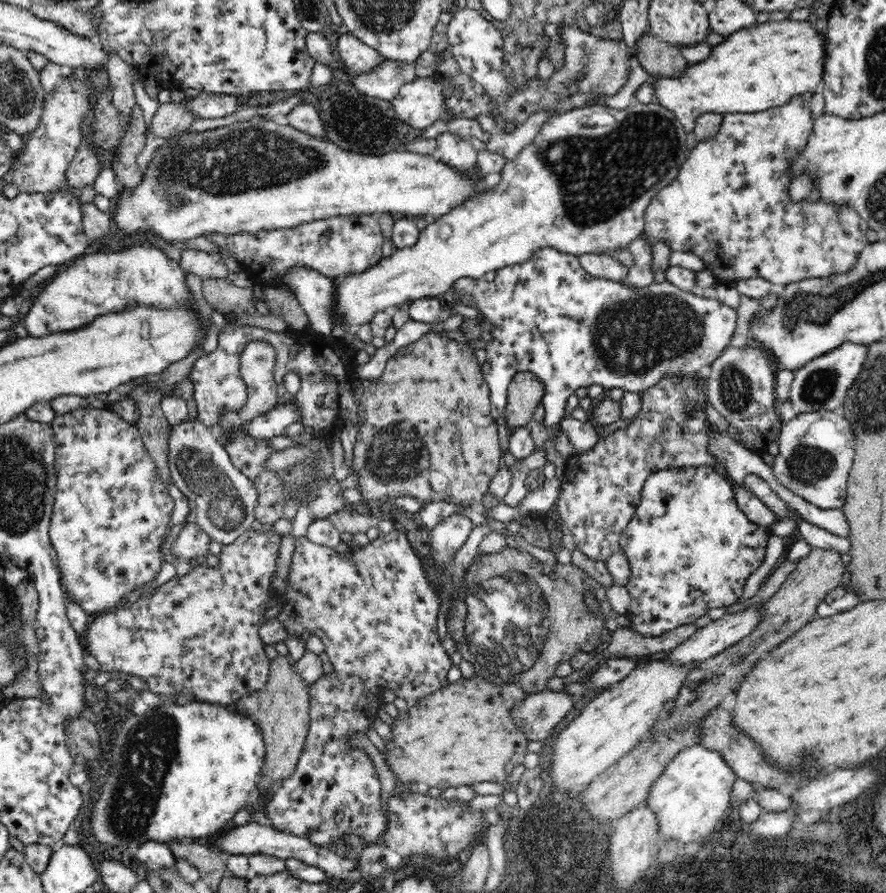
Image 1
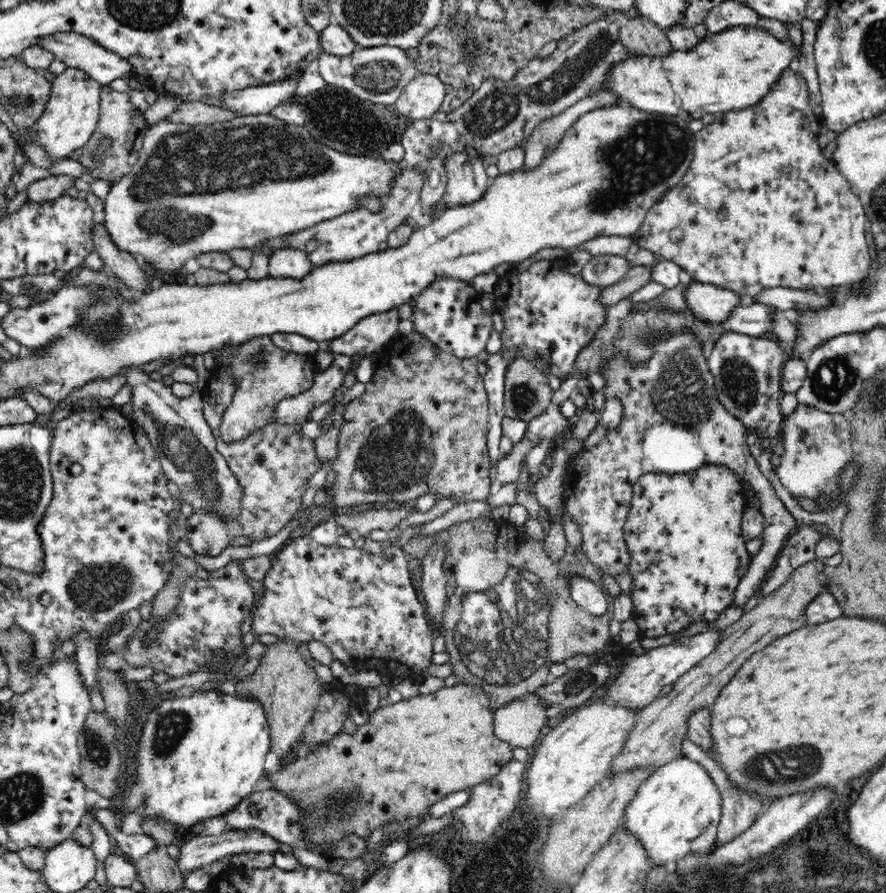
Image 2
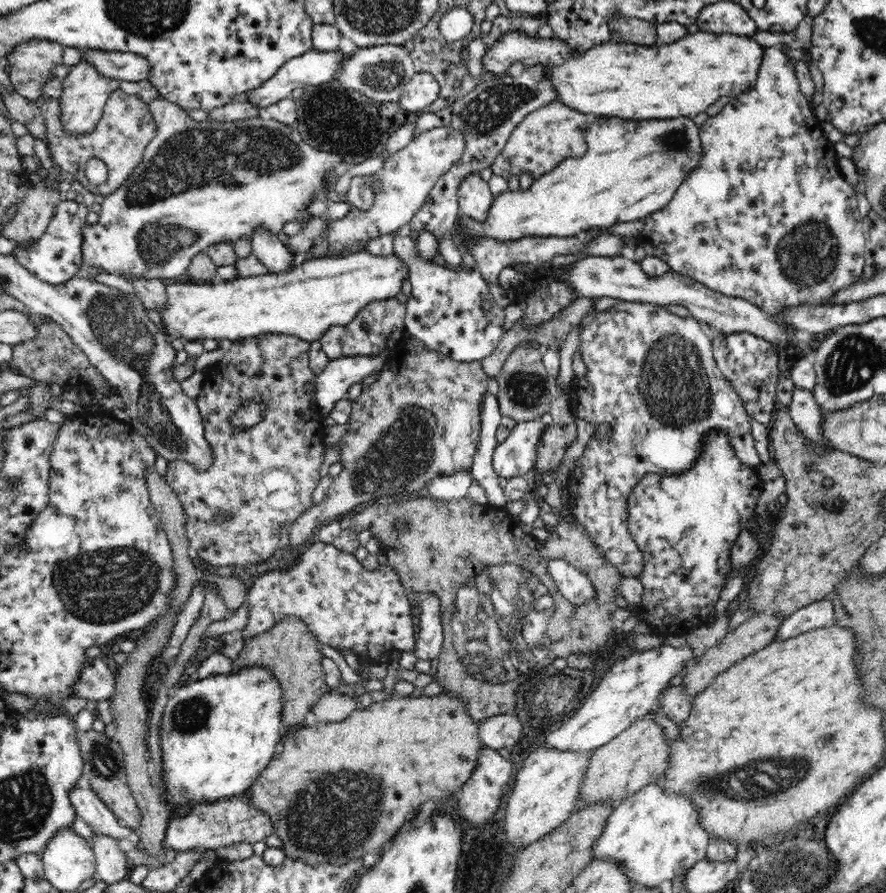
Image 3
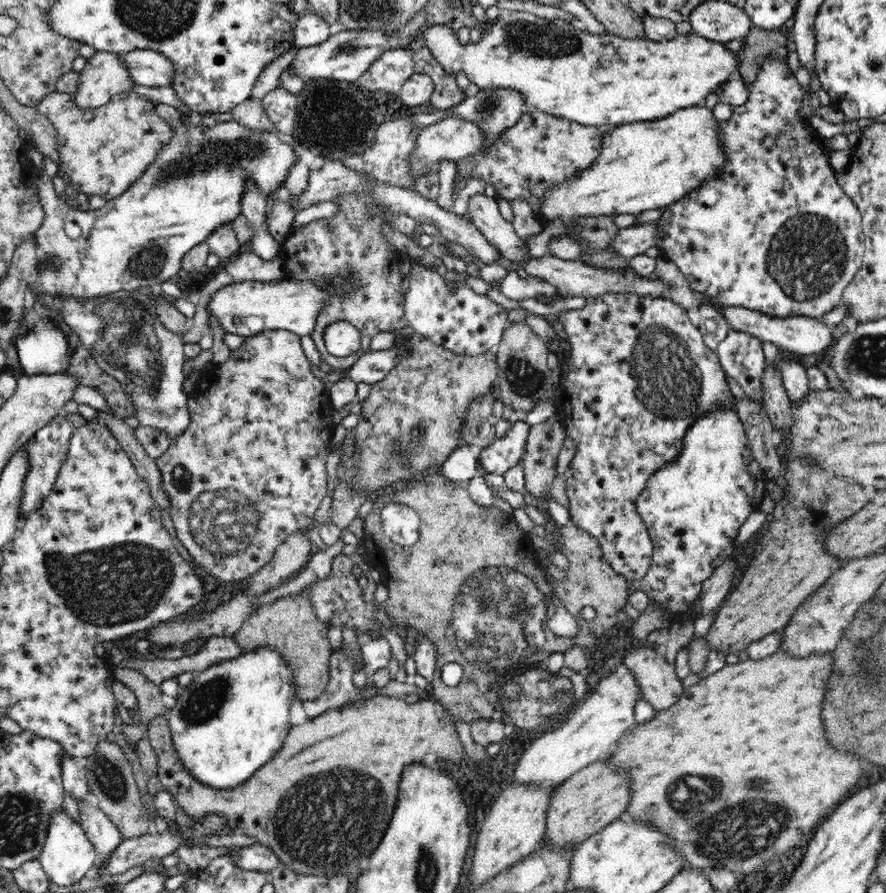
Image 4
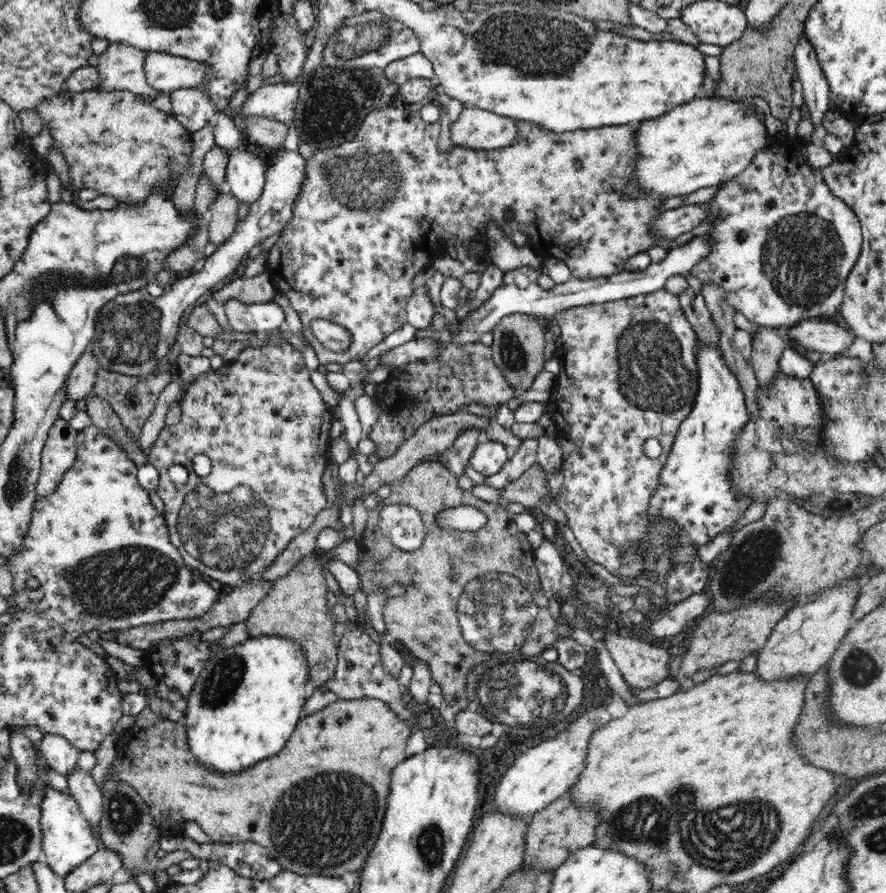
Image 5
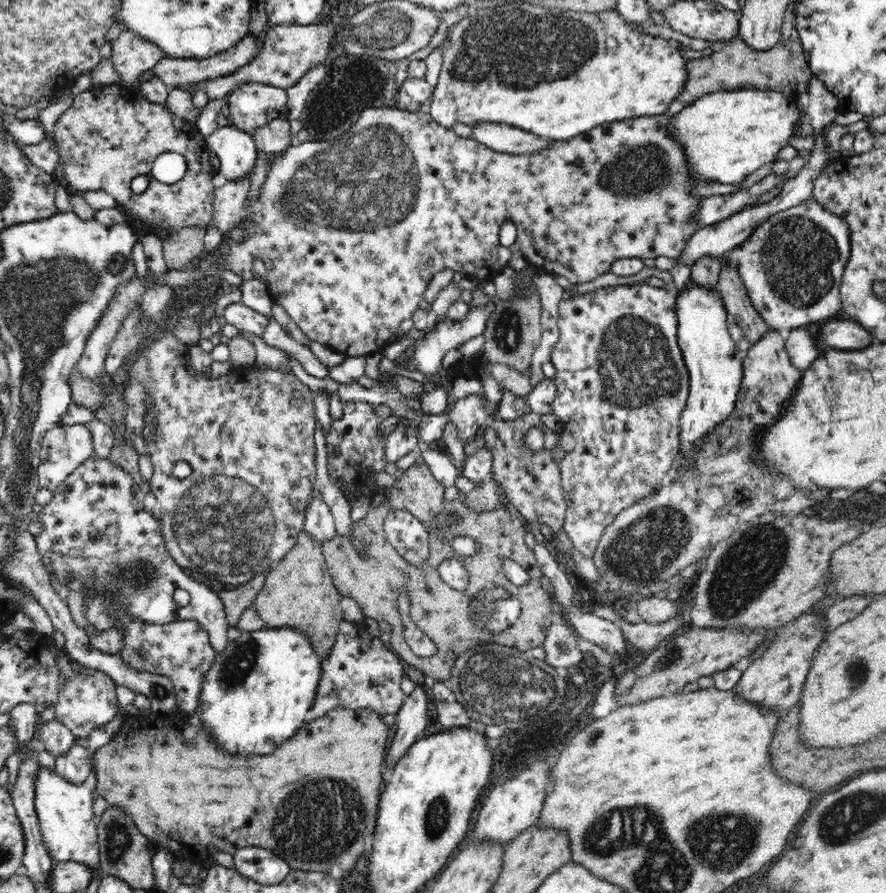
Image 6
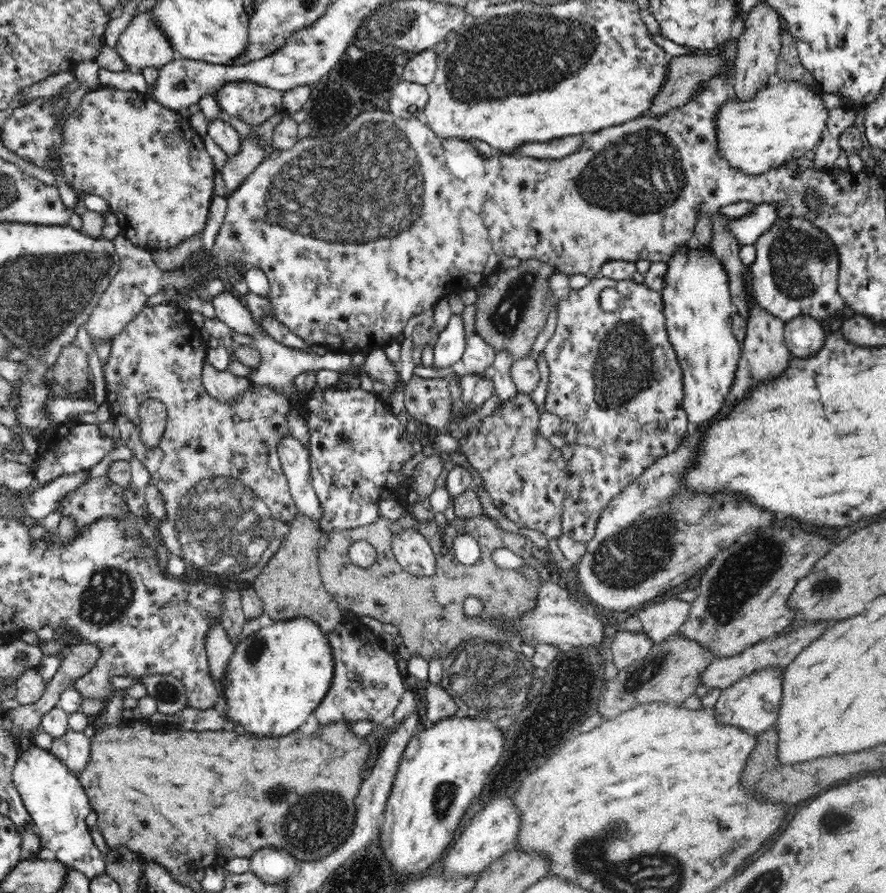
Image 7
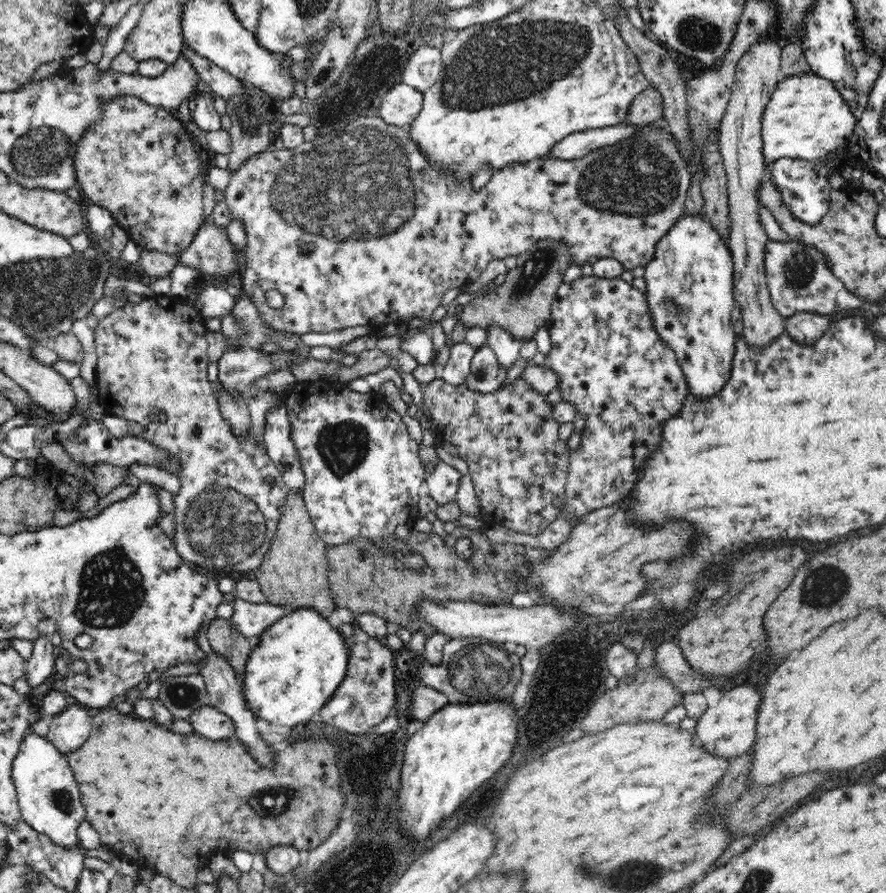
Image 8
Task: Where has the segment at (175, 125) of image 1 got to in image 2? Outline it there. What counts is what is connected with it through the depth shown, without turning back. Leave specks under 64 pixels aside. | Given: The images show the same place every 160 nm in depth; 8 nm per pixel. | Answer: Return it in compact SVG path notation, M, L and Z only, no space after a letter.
M183 102L180 107L176 109L169 116L172 122L179 122L180 124L216 124L222 121L227 121L238 116L238 112L232 112L226 108L221 107L216 102Z

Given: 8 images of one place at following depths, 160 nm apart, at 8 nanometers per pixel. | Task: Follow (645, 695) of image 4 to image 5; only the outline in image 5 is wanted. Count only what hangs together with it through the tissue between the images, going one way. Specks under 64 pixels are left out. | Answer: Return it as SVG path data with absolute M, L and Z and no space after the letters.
M606 631L602 643L630 687L646 690L668 676L667 648L654 648L642 641L640 635L626 638L613 631Z

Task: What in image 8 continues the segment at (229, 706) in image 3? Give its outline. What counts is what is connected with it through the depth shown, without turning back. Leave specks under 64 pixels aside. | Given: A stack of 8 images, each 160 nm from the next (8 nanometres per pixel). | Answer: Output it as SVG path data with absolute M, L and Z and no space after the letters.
M295 607L271 624L258 638L260 642L249 656L243 678L243 693L253 715L287 728L302 726L316 719L319 710L336 692L348 670L350 649L339 629L332 627L316 609Z

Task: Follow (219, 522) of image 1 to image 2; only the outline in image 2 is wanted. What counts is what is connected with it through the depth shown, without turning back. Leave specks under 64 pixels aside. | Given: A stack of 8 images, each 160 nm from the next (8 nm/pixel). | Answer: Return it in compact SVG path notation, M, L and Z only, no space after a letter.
M124 366L120 368L120 374L124 377L124 385L129 386L130 401L133 406L131 418L135 424L144 429L154 450L159 454L163 473L178 486L181 497L192 507L216 508L218 513L235 518L237 511L241 510L238 496L242 489L236 483L226 459L218 452L212 429L204 418L204 405L200 391L186 398L178 398L174 396L170 385L166 385L162 380L152 379L150 372L144 371L142 366Z

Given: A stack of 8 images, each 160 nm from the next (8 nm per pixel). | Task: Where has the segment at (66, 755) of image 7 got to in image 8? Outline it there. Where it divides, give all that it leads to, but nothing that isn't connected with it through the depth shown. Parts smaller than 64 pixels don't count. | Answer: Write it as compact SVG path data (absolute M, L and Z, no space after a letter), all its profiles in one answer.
M70 699L62 712L50 716L51 723L46 738L63 753L80 748L93 729L94 712Z

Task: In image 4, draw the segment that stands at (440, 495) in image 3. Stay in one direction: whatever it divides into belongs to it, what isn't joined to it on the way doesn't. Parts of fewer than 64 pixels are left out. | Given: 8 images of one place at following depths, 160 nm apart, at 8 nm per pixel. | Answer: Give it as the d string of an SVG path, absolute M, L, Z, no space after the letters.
M467 444L456 446L441 465L440 471L448 480L462 485L478 475L478 458Z

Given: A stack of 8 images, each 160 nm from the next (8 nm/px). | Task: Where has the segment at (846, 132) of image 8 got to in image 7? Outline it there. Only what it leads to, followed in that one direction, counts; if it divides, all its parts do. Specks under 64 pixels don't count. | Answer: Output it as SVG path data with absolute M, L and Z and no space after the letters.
M776 79L752 102L739 102L734 96L715 116L717 145L730 167L744 174L756 175L783 167L787 161L805 158L807 152L816 150L826 134L828 108L824 93L810 89L799 80Z

